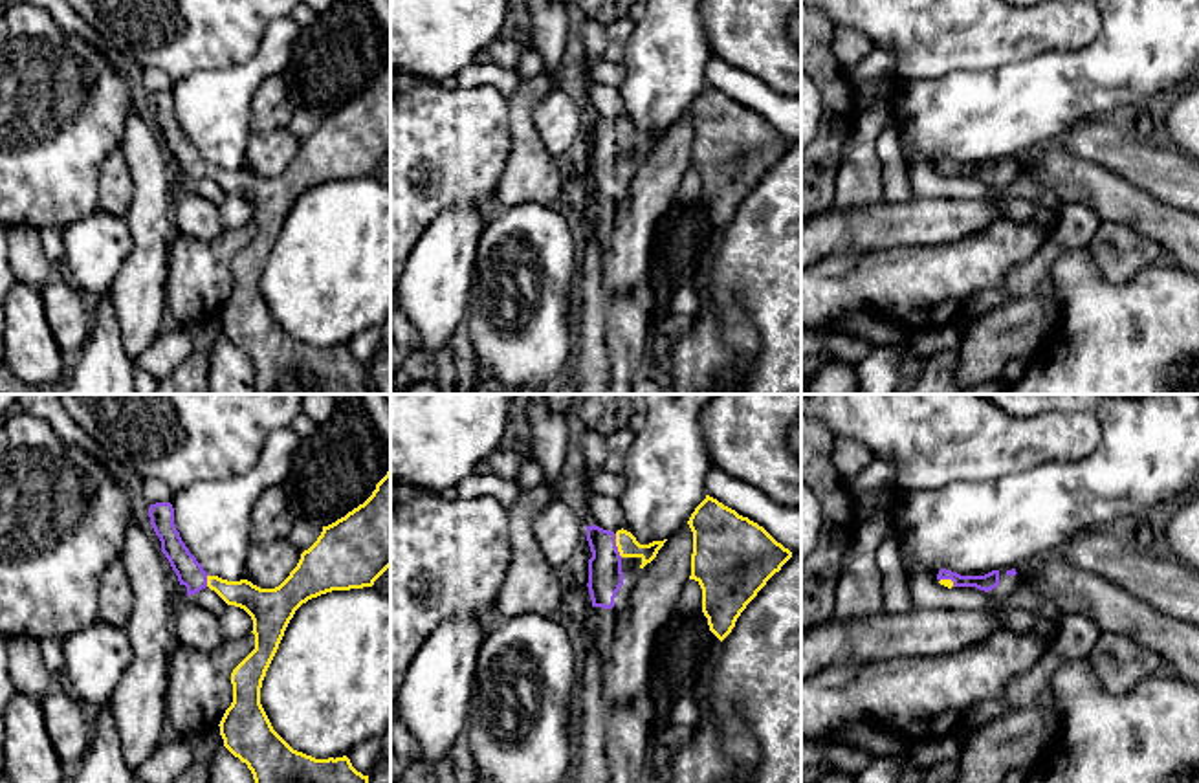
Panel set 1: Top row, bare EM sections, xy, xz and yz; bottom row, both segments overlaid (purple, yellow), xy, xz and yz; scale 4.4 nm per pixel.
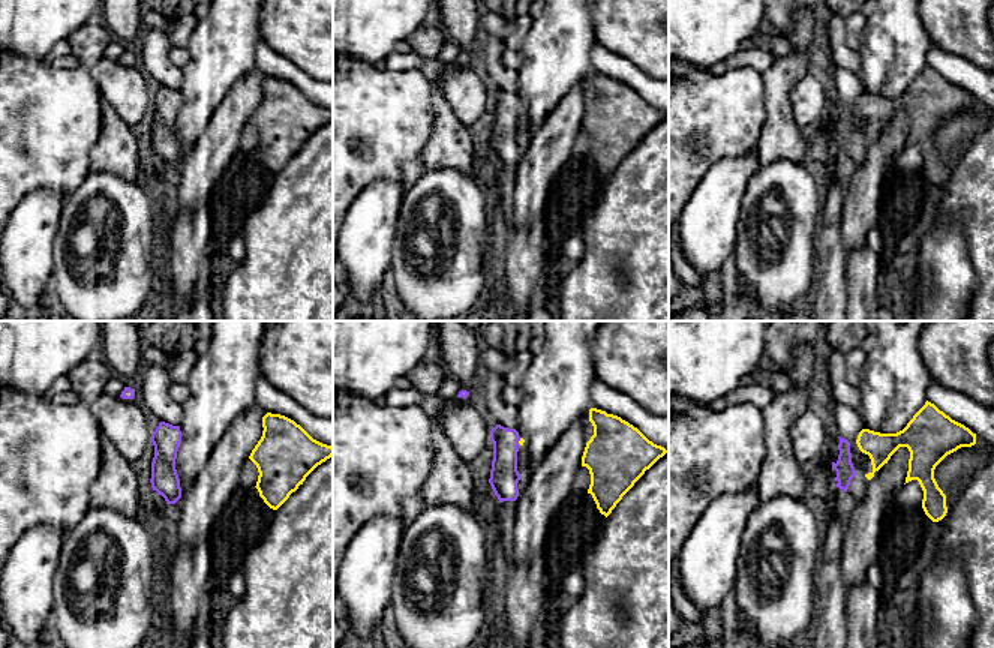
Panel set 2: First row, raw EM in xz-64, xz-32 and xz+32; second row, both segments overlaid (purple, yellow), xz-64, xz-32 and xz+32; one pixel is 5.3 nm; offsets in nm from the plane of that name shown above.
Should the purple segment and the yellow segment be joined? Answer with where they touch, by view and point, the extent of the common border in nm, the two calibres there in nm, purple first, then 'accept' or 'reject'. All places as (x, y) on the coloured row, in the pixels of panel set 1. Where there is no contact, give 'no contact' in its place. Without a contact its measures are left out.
xz (615, 545) | 110 nm | 150/90 nm | accept

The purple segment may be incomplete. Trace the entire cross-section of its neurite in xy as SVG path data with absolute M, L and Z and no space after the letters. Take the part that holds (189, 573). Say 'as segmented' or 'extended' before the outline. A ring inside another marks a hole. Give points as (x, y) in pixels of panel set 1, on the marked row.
extended; M390 468L363 504L323 526L317 541L301 554L297 567L275 589L260 589L248 579L227 581L209 576L182 541L170 502L150 504L148 517L161 541L161 552L176 572L180 585L187 587L187 596L209 587L227 605L244 609L253 620L255 649L231 673L233 702L218 724L224 746L248 765L255 783L368 783L368 776L358 772L346 755L315 759L293 750L273 730L260 704L260 688L284 631L302 603L332 590L372 587L390 567Z

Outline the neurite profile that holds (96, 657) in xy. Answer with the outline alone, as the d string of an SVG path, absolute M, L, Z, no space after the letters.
M97 620L62 636L62 678L81 702L108 706L134 651L125 627Z

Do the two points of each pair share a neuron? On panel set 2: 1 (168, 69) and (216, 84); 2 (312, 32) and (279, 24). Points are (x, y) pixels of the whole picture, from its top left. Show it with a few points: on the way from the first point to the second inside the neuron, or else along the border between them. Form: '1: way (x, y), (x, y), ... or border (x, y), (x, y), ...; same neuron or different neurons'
1: border (183, 69), (179, 89); different neurons
2: way (305, 24), (287, 24); same neuron

